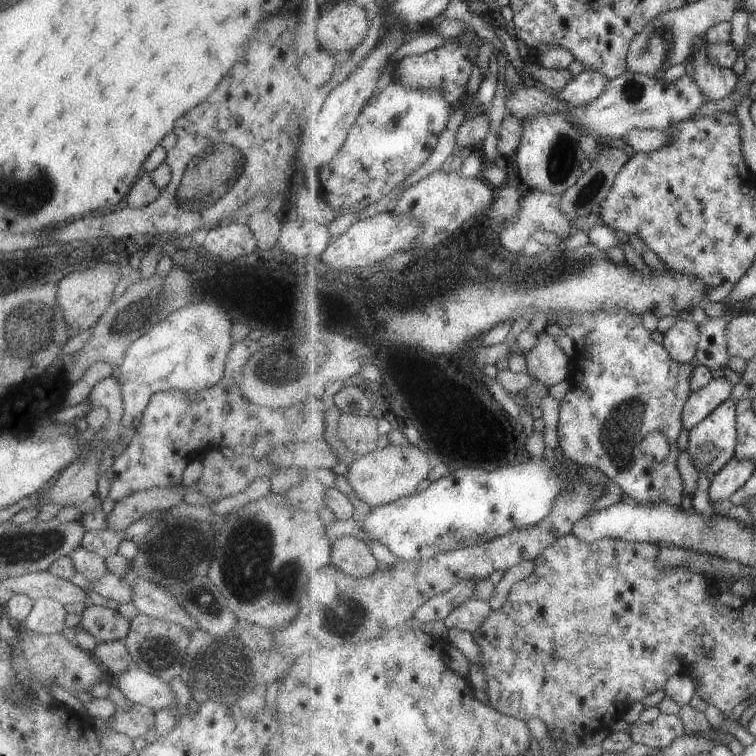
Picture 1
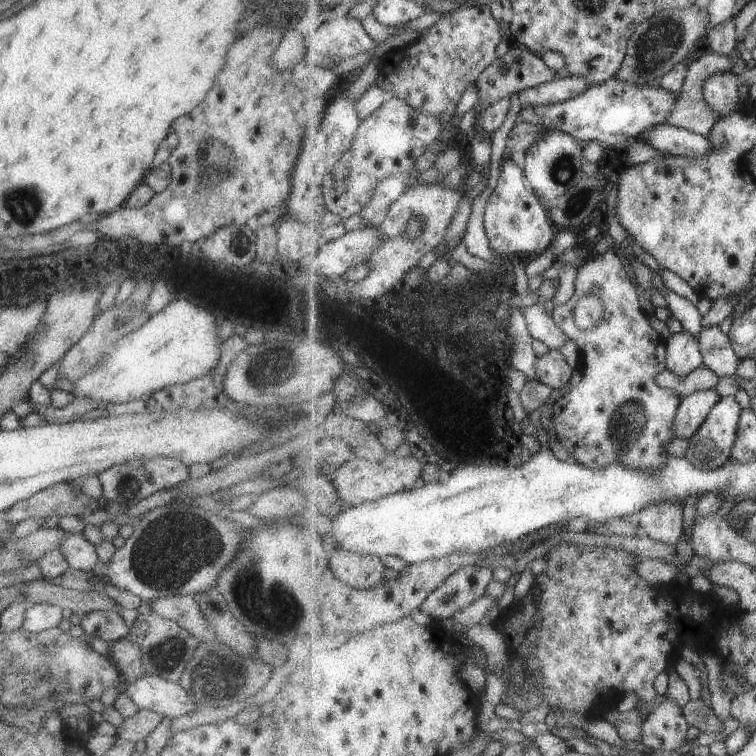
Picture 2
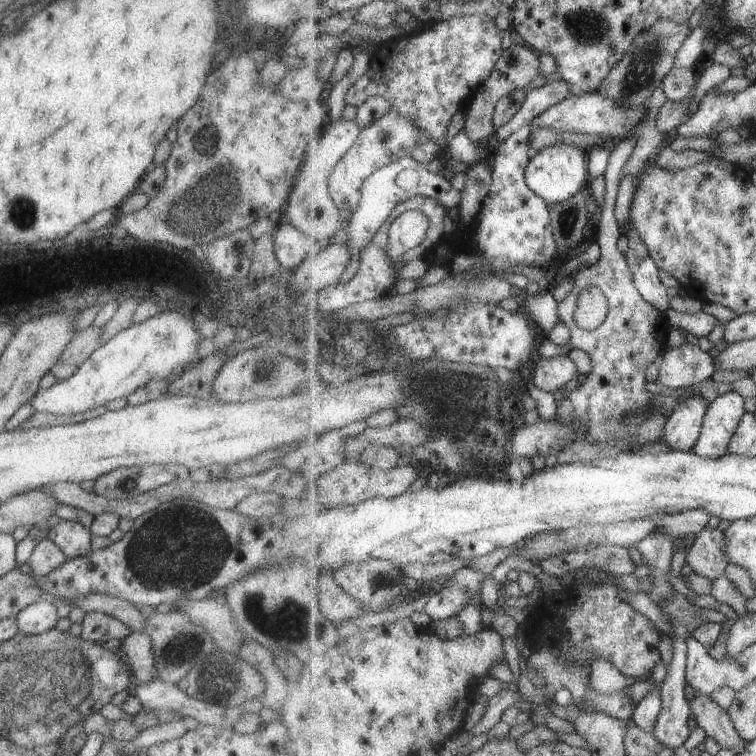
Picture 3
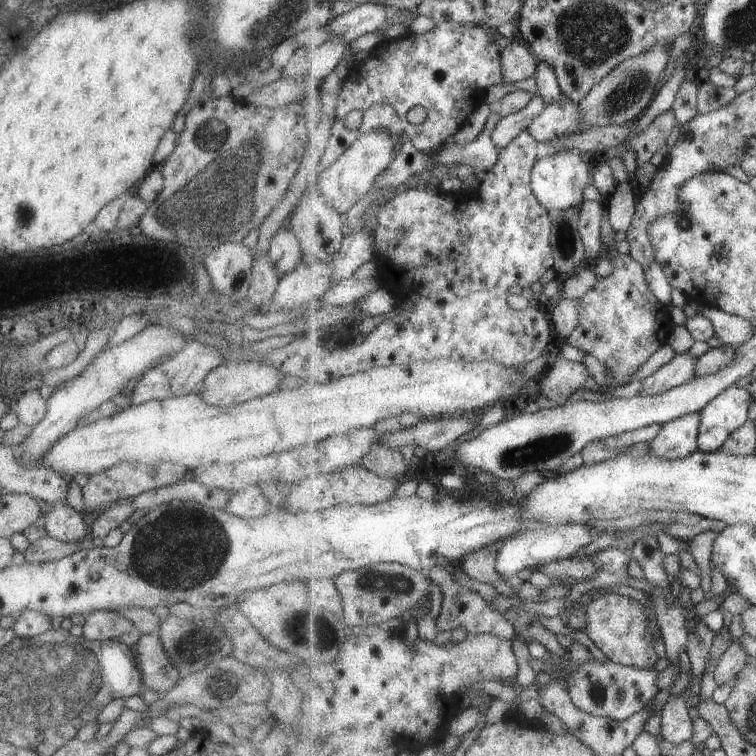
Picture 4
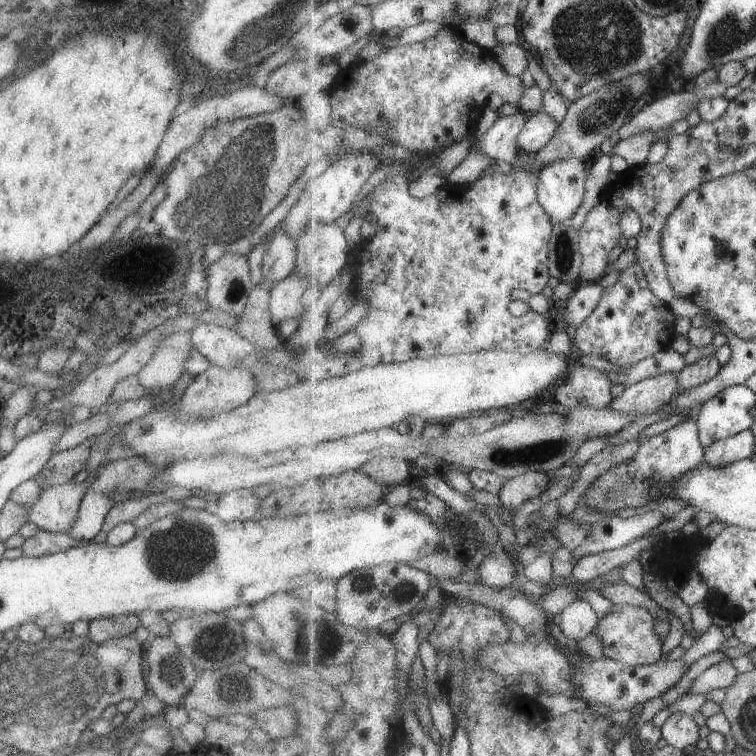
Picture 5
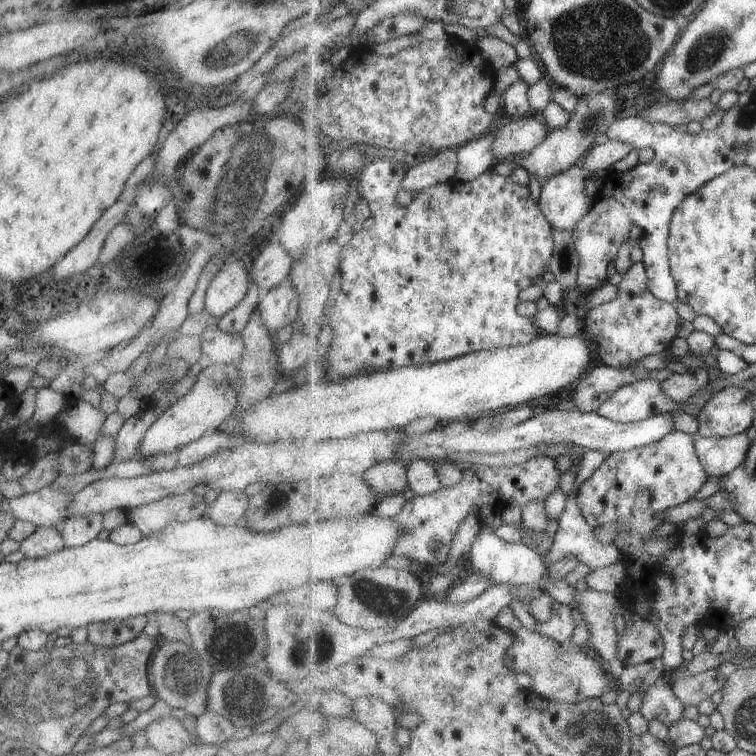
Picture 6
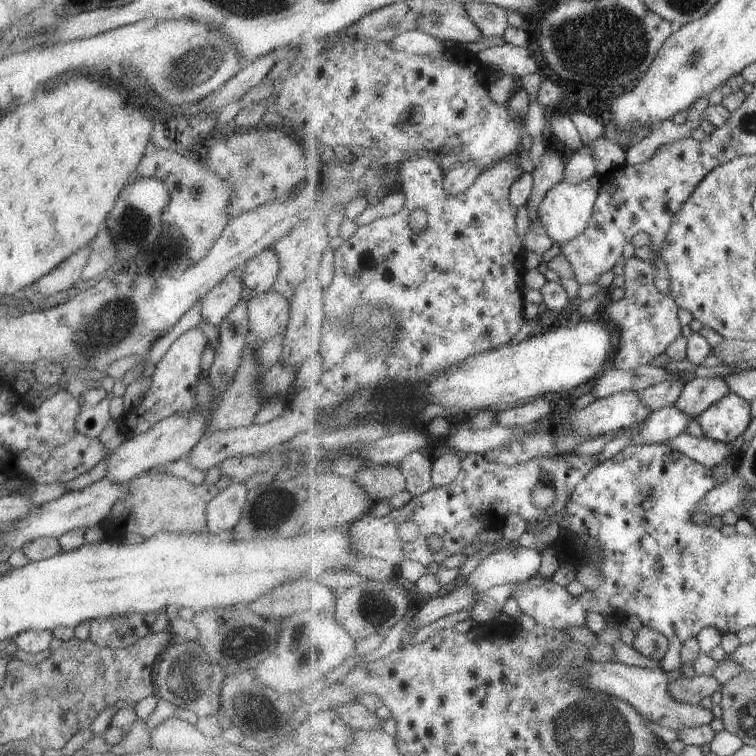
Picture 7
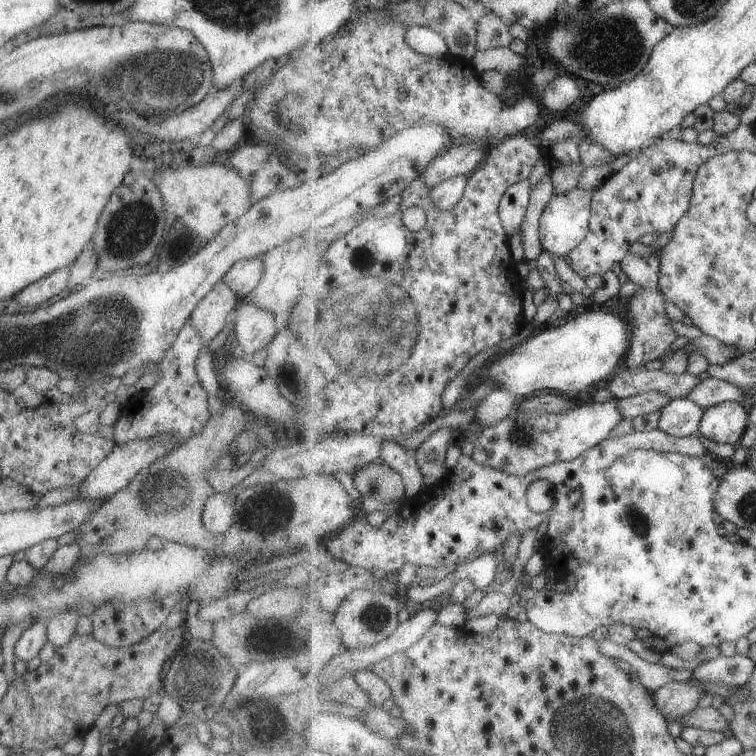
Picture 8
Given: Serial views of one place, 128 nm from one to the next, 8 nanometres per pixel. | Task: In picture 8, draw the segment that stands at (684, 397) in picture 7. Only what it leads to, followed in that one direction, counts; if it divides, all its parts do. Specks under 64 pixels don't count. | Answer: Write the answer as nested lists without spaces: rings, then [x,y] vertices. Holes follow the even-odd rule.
[[[709,377],[700,382],[686,398],[696,401],[699,406],[707,410],[728,401],[744,405],[746,390],[729,382]]]

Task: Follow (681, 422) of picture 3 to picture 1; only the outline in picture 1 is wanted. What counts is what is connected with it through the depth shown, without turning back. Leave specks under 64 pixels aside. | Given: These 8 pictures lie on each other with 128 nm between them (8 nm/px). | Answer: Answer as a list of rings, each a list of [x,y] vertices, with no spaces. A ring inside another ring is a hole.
[[[724,376],[713,378],[705,388],[691,393],[683,409],[683,427],[690,431],[705,420],[719,405],[729,400],[733,386]]]

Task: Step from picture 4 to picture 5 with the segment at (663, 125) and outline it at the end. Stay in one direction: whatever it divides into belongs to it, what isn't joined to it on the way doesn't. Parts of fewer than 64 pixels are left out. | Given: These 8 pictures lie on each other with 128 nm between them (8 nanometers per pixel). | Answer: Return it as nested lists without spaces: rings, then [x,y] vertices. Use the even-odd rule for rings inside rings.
[[[657,131],[634,134],[629,138],[625,138],[625,140],[621,140],[621,142],[616,142],[614,143],[612,155],[617,154],[626,159],[630,168],[645,166],[649,150],[657,142],[655,134],[657,134]]]

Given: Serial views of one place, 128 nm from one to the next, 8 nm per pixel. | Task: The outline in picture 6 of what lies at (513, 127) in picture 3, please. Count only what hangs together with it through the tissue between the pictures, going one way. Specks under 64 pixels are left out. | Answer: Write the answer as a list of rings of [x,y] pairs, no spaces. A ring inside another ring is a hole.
[[[484,135],[471,143],[458,148],[459,168],[456,179],[461,182],[471,182],[481,174],[491,170],[495,165],[493,152],[493,136]]]

